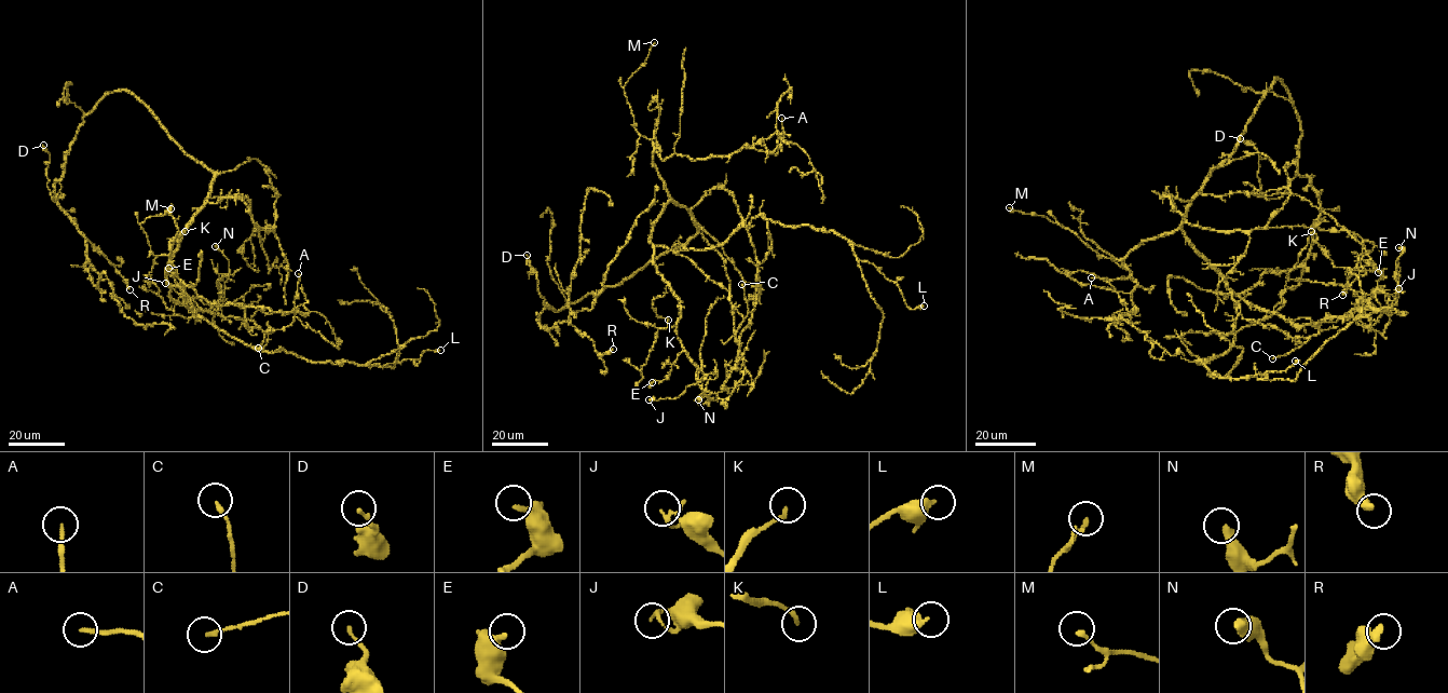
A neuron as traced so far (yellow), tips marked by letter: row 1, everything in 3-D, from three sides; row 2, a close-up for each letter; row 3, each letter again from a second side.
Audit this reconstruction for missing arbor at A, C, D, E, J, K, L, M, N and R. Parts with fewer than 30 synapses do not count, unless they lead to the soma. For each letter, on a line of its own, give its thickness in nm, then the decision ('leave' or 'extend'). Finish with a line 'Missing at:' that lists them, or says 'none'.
A: calibre 190 nm; leave
C: calibre 170 nm; leave
D: calibre 170 nm; leave
E: calibre 280 nm; leave
J: calibre 100 nm; leave
K: calibre 170 nm; leave
L: calibre 440 nm; leave
M: calibre 190 nm; leave
N: calibre 420 nm; leave
R: calibre 400 nm; leave
Missing at: none

